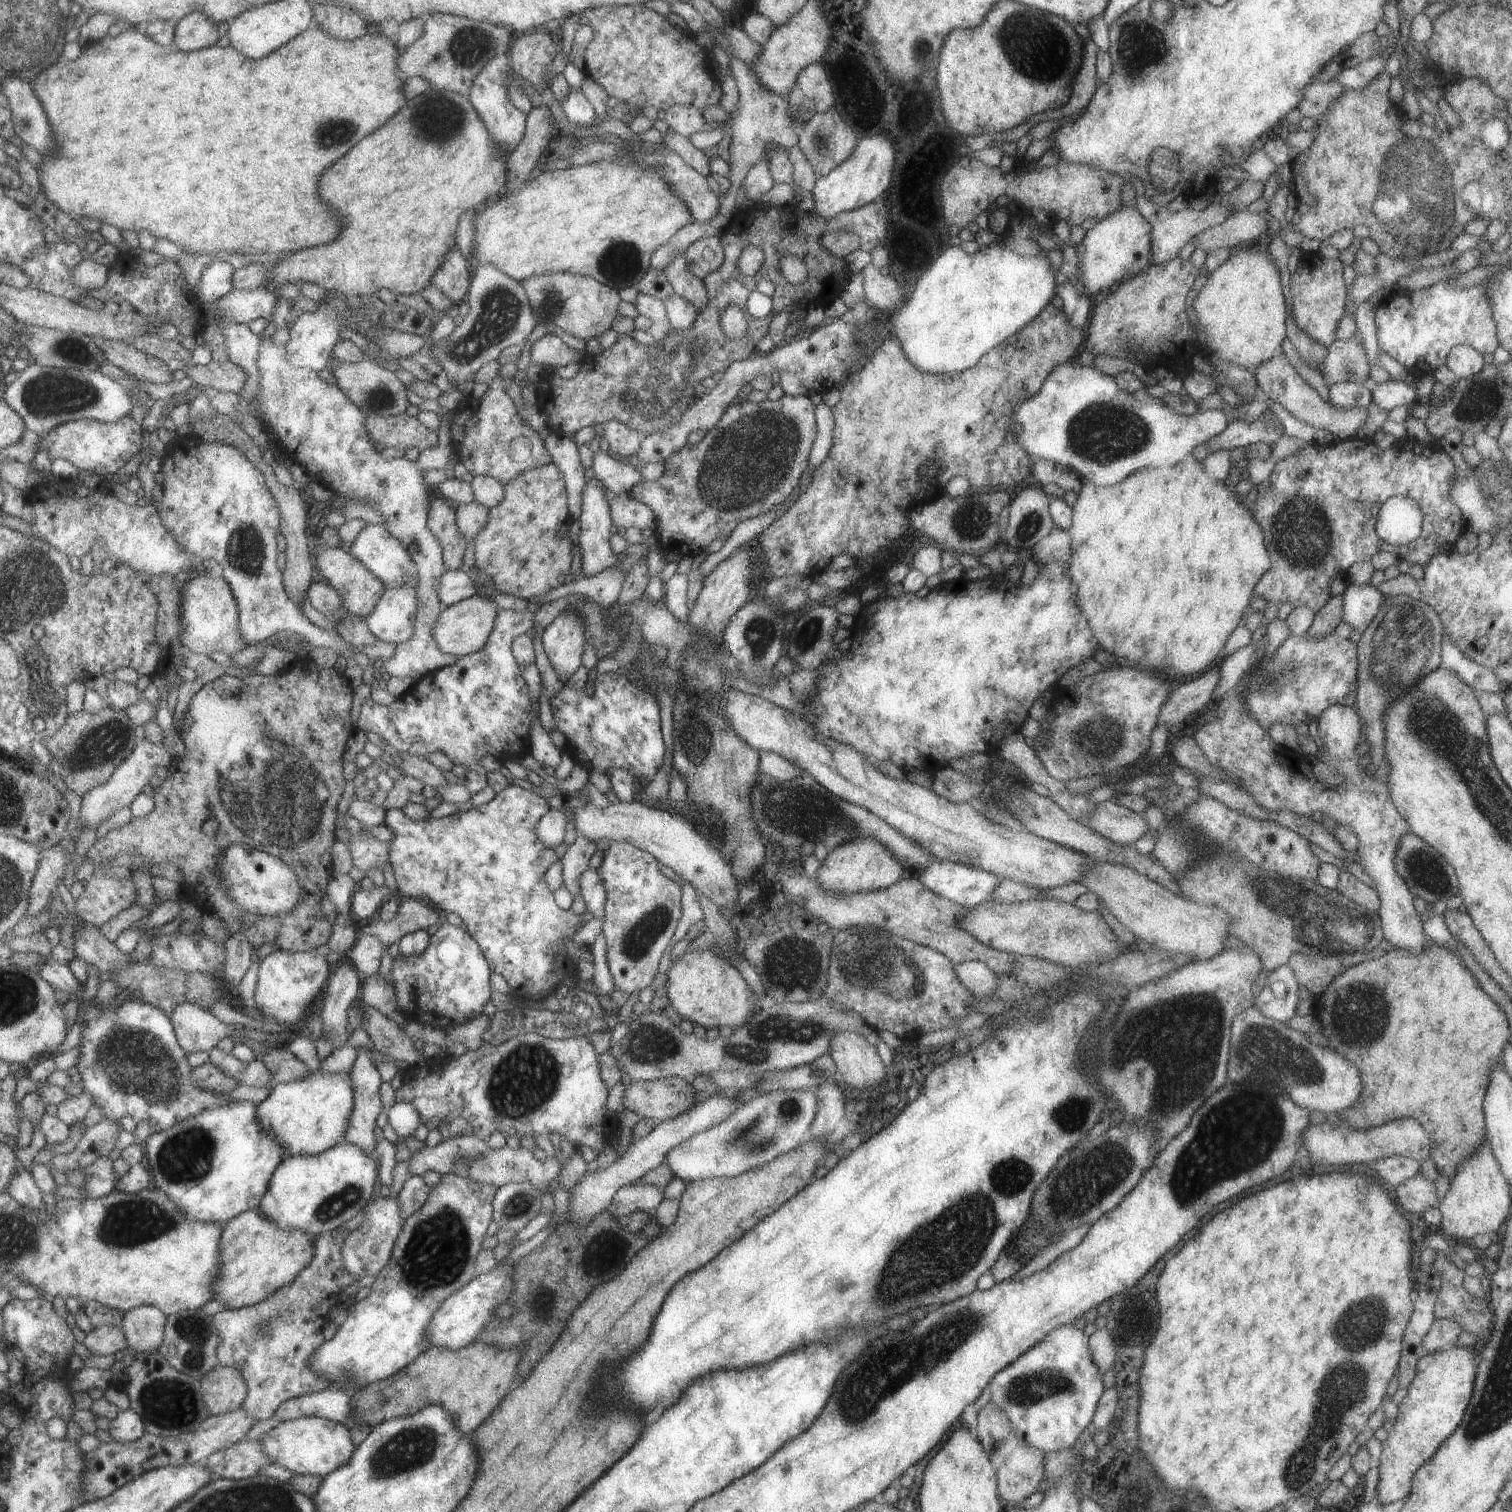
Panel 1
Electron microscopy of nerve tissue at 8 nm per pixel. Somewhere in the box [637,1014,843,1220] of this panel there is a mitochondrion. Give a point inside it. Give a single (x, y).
(750, 1143)

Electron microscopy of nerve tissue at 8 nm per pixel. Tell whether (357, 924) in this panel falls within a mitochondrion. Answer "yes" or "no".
no

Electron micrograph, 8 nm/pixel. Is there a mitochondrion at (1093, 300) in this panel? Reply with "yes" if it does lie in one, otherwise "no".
no

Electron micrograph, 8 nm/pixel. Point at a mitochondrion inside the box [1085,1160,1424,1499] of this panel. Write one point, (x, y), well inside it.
(1340, 1387)

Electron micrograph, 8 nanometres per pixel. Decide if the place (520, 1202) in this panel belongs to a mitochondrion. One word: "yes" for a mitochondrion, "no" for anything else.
yes

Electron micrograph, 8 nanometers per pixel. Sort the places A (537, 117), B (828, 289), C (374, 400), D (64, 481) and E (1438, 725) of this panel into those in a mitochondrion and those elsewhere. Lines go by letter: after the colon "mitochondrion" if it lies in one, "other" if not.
A: other
B: other
C: mitochondrion
D: other
E: mitochondrion

